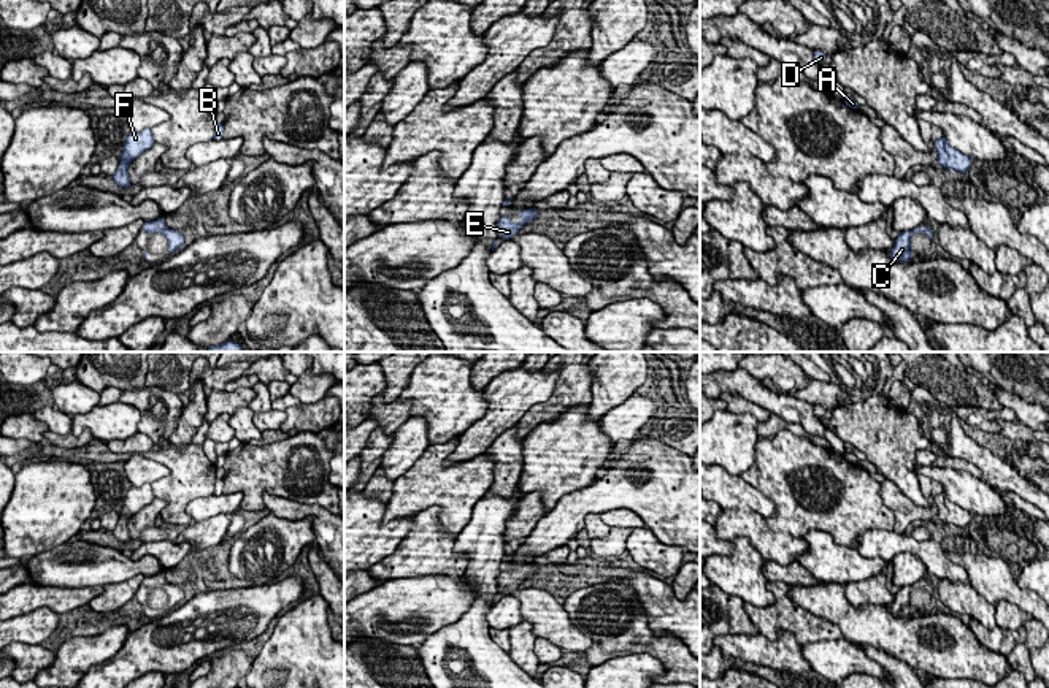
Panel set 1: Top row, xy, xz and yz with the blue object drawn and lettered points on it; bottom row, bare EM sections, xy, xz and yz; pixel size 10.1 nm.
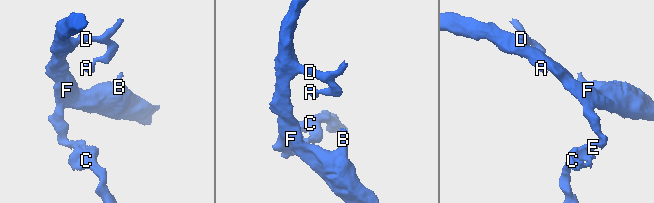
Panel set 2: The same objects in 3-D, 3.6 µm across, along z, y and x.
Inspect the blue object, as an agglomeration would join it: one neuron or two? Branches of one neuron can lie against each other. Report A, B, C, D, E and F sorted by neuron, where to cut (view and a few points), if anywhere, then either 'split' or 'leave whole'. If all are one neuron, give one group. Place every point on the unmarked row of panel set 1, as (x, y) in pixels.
groups A B C D E F; cut none; leave whole

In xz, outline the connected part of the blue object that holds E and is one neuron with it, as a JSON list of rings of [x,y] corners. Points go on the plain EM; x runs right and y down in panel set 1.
[[[528,563],[519,568],[521,575],[514,579],[508,571],[501,571],[498,577],[498,587],[503,594],[511,594],[519,585],[538,572],[536,563]]]

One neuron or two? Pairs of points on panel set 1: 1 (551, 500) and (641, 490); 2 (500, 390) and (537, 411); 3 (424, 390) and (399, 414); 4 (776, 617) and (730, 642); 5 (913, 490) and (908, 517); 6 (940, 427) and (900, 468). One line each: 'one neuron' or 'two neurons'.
1: two neurons
2: two neurons
3: two neurons
4: two neurons
5: two neurons
6: two neurons

